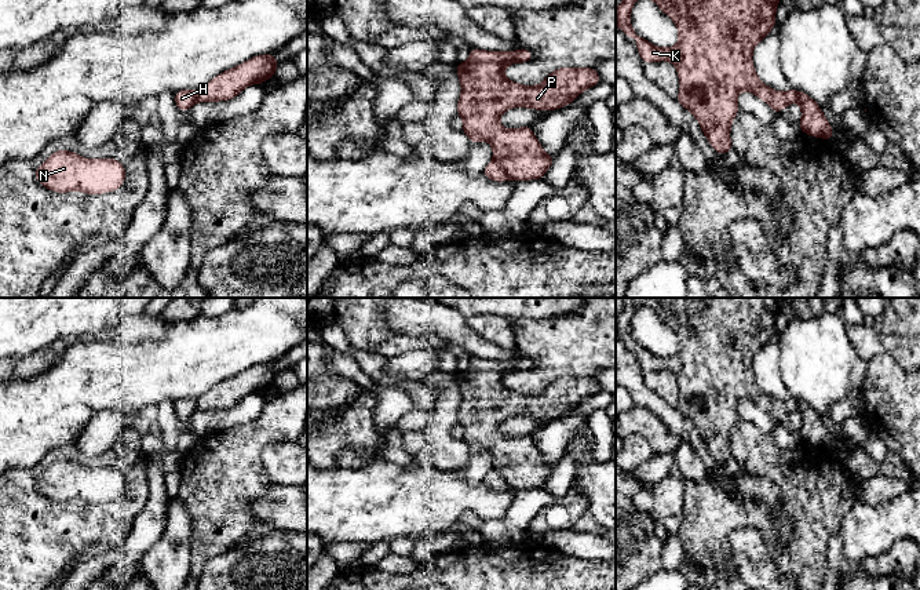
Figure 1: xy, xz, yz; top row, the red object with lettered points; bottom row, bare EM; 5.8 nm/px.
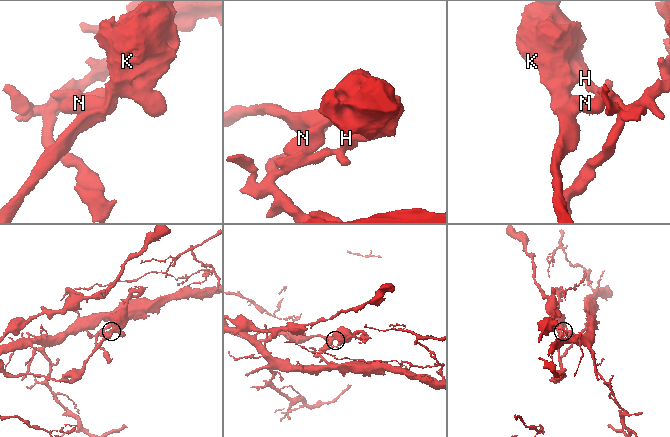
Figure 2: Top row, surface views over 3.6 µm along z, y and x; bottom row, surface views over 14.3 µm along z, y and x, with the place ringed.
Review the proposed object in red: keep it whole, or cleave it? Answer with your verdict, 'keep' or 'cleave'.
cleave

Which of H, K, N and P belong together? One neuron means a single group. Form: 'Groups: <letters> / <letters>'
Groups: H / K N P

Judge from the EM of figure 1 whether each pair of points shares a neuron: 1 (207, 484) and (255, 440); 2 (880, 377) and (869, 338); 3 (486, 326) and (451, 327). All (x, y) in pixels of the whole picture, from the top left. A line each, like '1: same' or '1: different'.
1: same
2: different
3: different

